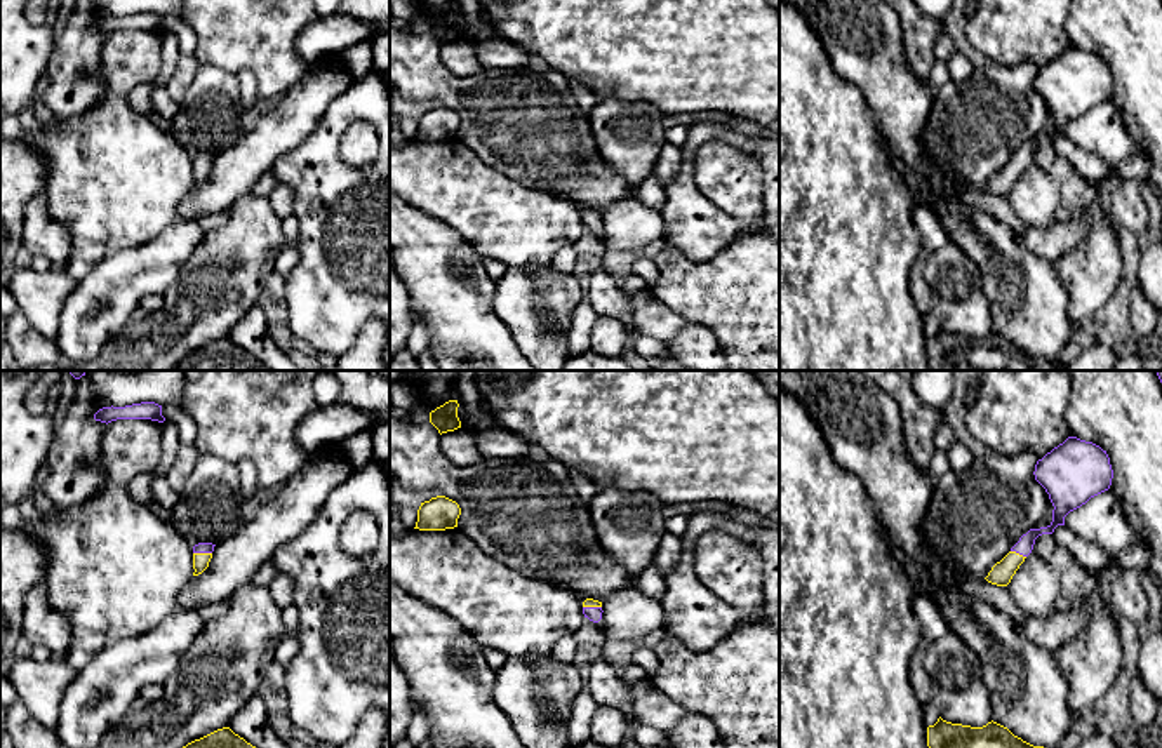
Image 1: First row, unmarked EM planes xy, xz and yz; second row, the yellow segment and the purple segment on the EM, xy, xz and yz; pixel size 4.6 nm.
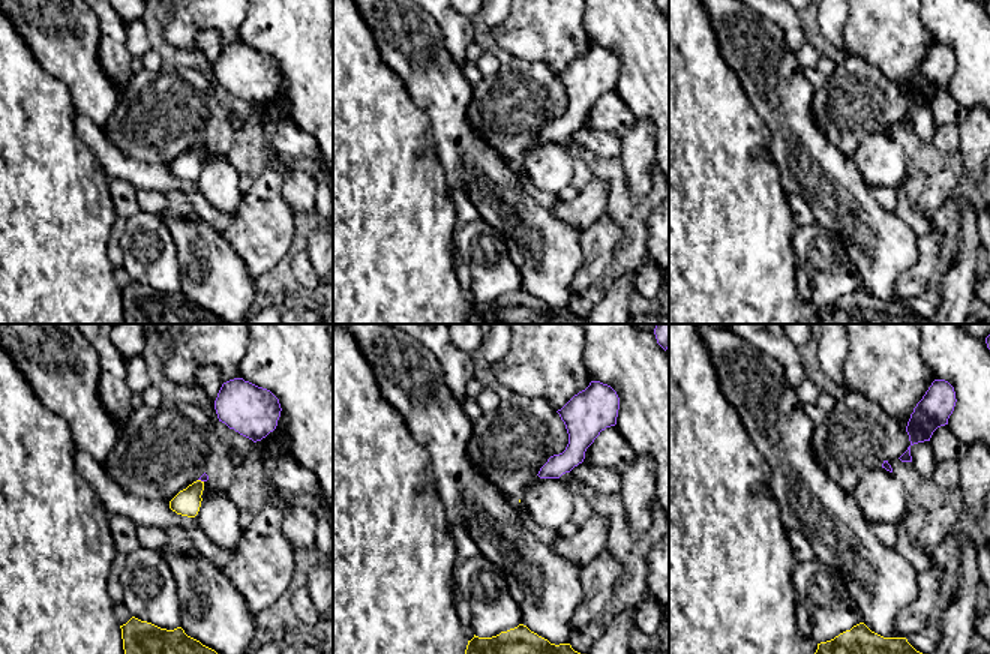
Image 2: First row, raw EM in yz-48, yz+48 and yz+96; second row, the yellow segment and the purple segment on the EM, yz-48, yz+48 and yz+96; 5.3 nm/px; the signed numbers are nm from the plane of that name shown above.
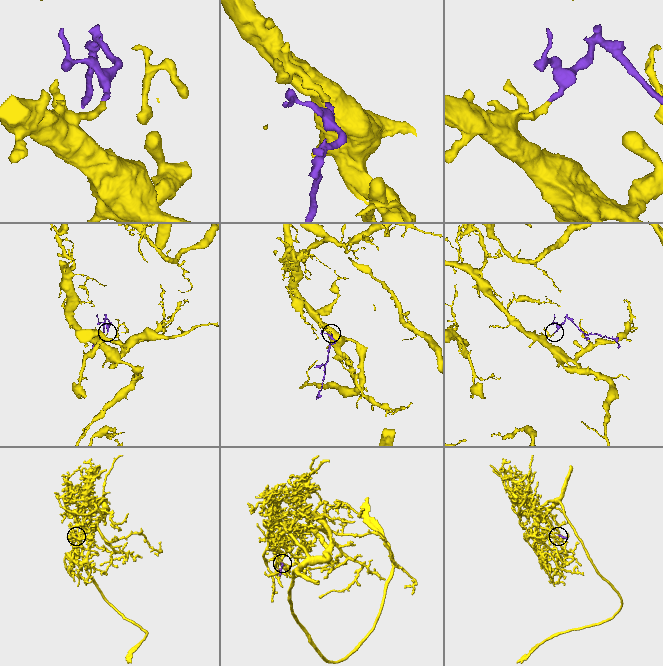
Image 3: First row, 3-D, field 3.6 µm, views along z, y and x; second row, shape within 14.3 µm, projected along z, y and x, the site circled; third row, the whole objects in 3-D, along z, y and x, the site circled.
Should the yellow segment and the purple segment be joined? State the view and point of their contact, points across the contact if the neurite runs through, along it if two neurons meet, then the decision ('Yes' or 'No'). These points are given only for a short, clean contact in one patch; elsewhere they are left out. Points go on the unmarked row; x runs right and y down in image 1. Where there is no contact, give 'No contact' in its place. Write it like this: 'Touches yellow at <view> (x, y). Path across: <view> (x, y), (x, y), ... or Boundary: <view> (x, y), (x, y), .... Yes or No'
Touches yellow at xy (202, 164). Path across: xy (200, 171), (202, 164), (202, 157). Yes

